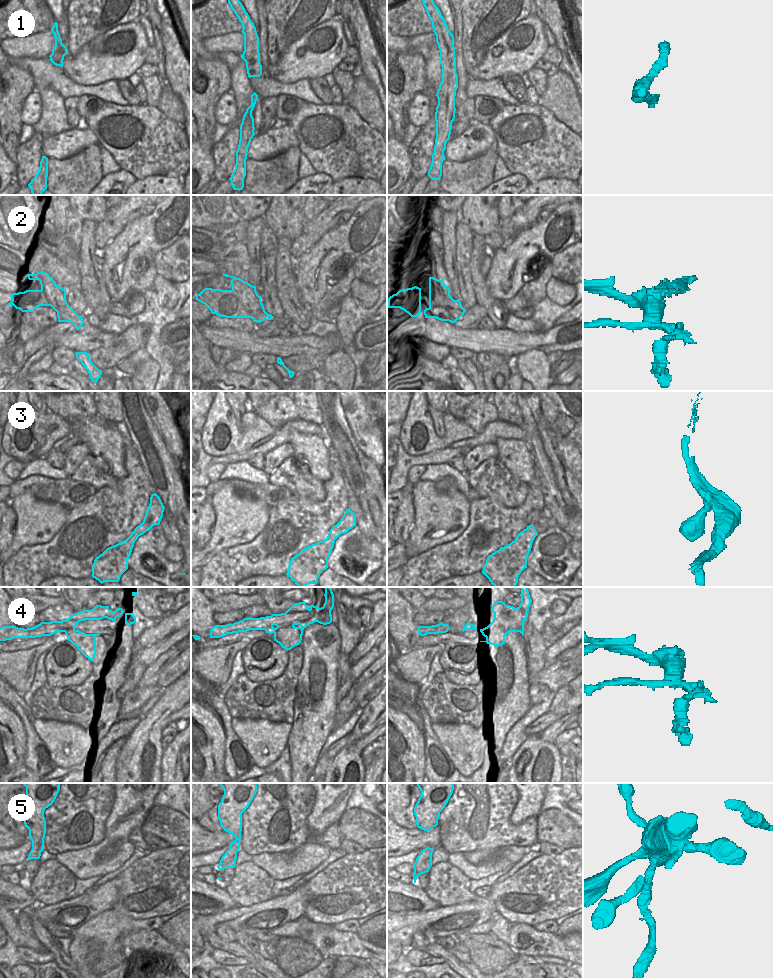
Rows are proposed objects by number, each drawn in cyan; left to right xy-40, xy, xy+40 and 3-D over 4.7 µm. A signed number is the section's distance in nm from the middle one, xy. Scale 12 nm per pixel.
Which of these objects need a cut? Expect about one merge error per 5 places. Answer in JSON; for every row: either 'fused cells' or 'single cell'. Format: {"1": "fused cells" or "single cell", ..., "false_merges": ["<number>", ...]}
{"1": "single cell", "2": "fused cells", "3": "single cell", "4": "single cell", "5": "fused cells", "false_merges": ["2", "5"]}

